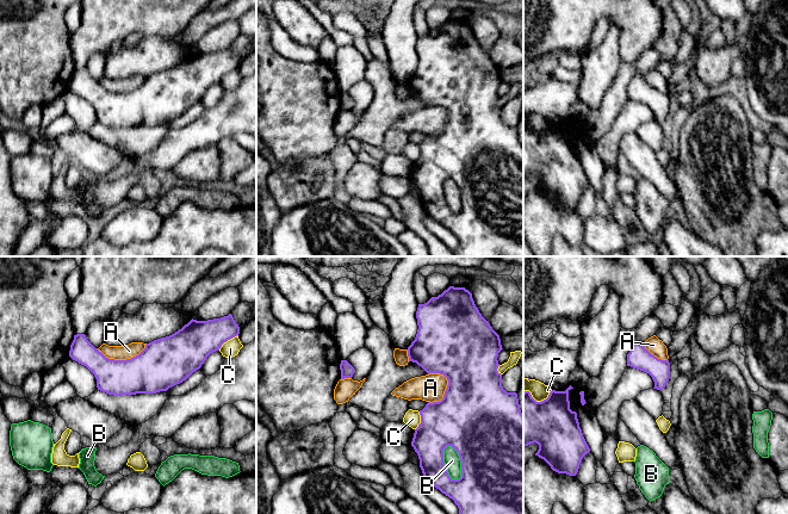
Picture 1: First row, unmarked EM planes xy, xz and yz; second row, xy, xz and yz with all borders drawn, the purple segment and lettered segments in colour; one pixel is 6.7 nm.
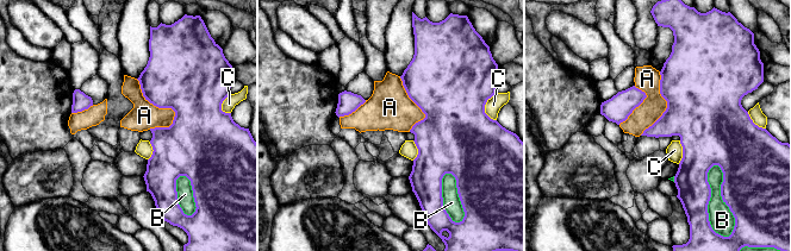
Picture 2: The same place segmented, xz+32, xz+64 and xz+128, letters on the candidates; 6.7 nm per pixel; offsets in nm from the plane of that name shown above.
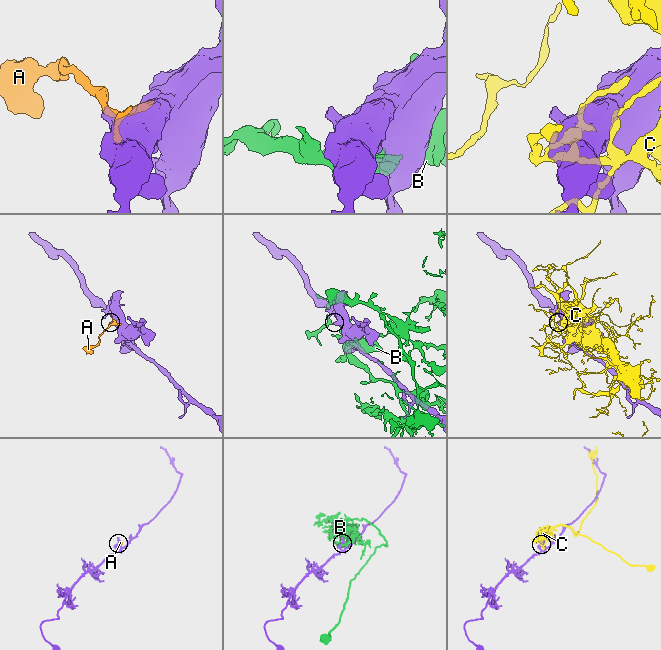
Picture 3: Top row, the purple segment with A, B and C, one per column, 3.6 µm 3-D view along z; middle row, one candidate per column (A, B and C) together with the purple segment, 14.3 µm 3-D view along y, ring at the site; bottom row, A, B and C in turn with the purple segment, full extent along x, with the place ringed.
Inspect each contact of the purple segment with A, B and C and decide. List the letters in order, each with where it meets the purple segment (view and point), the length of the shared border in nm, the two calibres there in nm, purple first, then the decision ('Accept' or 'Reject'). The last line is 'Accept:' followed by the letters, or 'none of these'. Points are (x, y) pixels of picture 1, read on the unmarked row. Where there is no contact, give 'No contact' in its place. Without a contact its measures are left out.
A: Touches purple at xy (122, 93). Shared border 340 nm. Thickness 320 nm (purple) against 100 nm. Reject
B: Touches purple at xz (461, 194). Shared border 260 nm. Thickness 500 nm (purple) against 110 nm. Reject
C: Touches purple at xy (227, 73). Shared border 170 nm. Thickness 260 nm (purple) against 120 nm. Reject
Accept: none of these

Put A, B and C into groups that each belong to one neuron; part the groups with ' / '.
A / B / C

